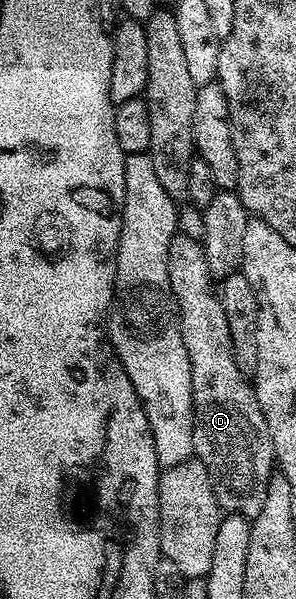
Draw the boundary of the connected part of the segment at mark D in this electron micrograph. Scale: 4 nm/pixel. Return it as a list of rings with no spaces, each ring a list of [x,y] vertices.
[[[176,233],[173,241],[169,241],[169,285],[173,289],[175,304],[179,307],[181,337],[185,341],[185,349],[189,353],[189,365],[193,373],[193,405],[195,406],[195,424],[193,425],[194,458],[200,459],[205,465],[205,469],[211,478],[213,493],[217,497],[220,508],[232,515],[244,515],[247,519],[255,519],[257,513],[261,513],[261,505],[265,505],[265,489],[267,488],[267,483],[271,480],[273,472],[276,470],[277,460],[275,458],[275,450],[273,449],[273,441],[269,437],[269,425],[265,421],[265,413],[261,413],[261,405],[255,396],[255,388],[252,380],[248,376],[243,375],[241,369],[237,369],[237,361],[233,357],[233,341],[229,337],[229,325],[225,322],[225,309],[221,309],[221,301],[219,300],[216,288],[213,286],[213,276],[209,265],[205,261],[203,244],[200,240]]]

